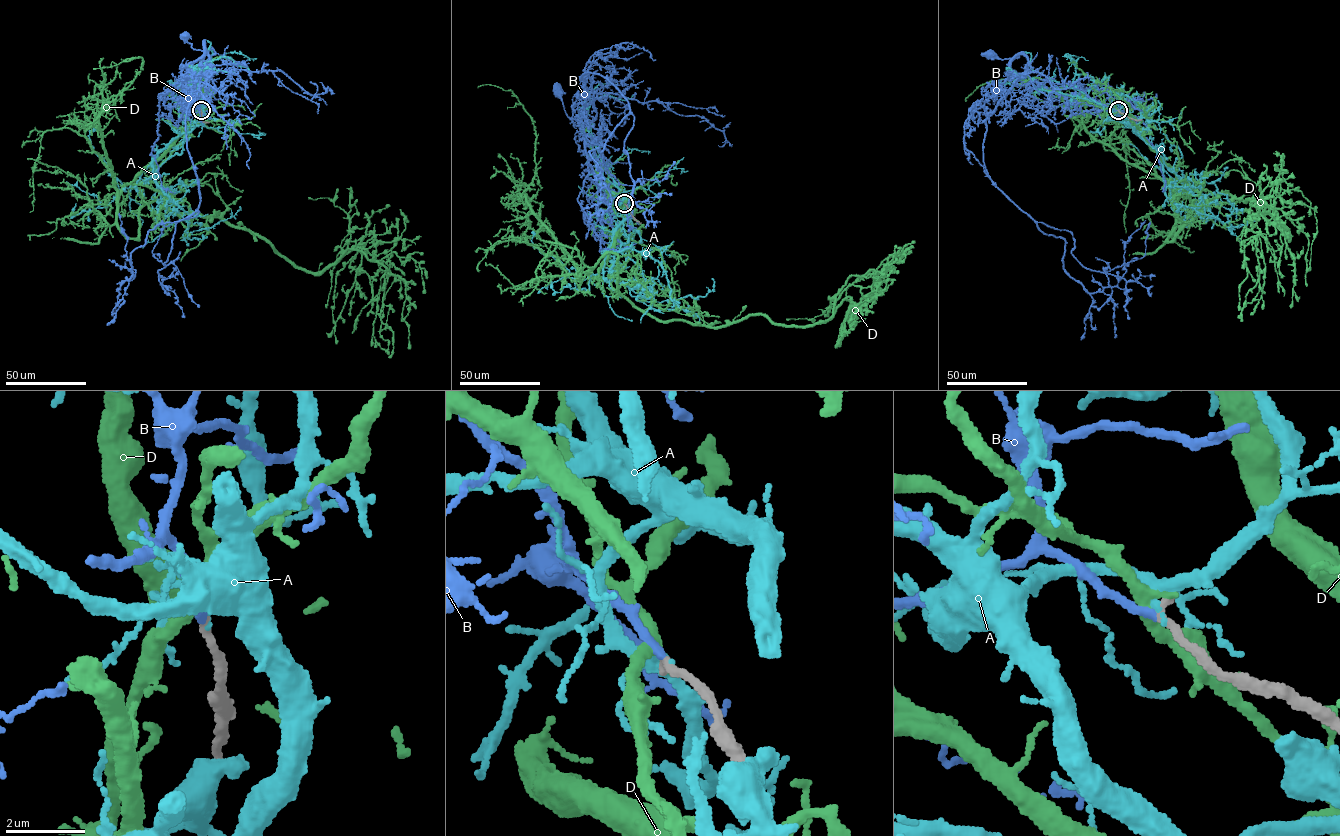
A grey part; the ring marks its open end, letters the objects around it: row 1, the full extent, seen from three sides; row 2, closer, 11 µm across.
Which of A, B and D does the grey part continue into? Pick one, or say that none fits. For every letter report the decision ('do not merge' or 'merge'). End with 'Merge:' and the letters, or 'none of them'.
A: do not merge
B: merge
D: do not merge
Merge: B

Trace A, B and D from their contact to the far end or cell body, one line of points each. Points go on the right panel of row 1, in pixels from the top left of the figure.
A: (1118, 110), (1112, 110), (1114, 116), (1159, 155), (1166, 196), (1230, 222), (1232, 205), (1216, 190)
B: (1118, 110), (1099, 110), (1047, 91), (1030, 77), (1015, 75), (1006, 64), (1018, 57), (1001, 59), (989, 53)
D: (1118, 109), (1206, 202), (1263, 200), (1290, 235), (1270, 215), (1252, 222), (1259, 275), (1241, 321)

